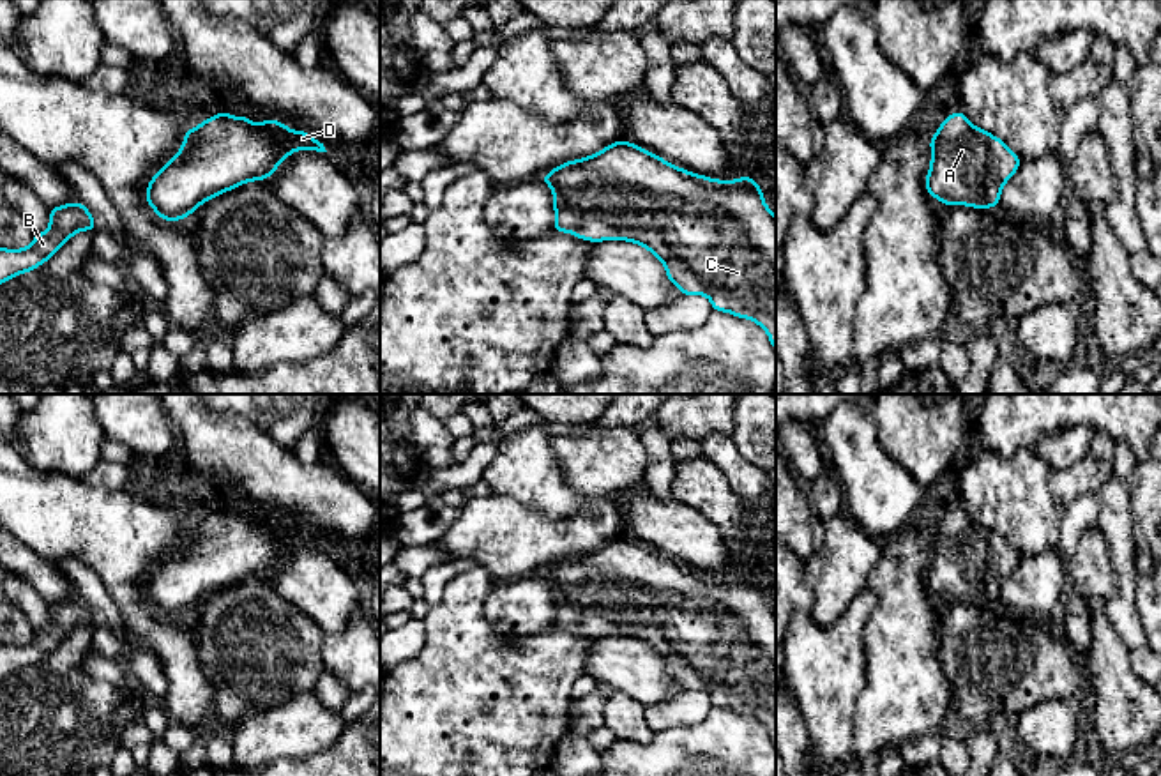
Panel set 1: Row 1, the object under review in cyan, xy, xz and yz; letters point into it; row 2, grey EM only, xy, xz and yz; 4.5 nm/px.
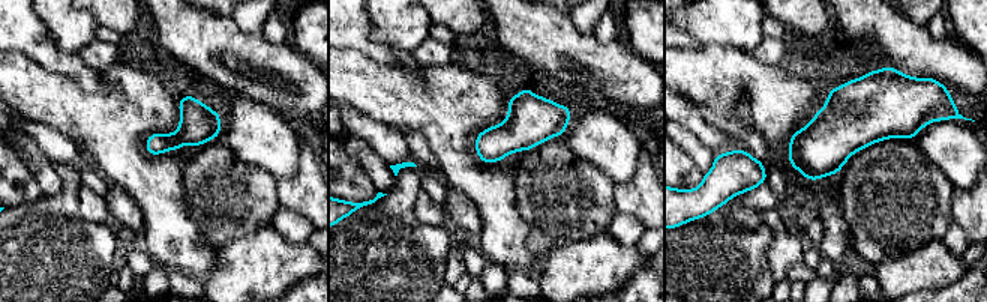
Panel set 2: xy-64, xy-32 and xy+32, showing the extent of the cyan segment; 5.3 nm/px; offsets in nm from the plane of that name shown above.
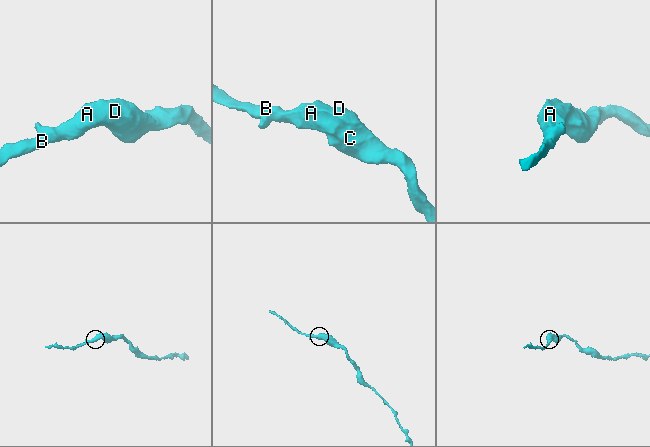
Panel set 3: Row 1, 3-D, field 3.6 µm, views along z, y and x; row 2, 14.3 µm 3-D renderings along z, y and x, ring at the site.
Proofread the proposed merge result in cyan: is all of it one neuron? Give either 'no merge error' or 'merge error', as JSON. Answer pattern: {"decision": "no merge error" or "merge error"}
{"decision": "no merge error"}

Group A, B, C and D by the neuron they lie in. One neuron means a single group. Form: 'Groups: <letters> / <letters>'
Groups: A B C D

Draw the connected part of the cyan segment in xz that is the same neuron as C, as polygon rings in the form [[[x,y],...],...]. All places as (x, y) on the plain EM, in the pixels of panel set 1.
[[[620,536],[597,550],[560,560],[539,576],[553,585],[553,626],[590,638],[629,636],[647,643],[664,659],[670,679],[684,691],[707,691],[714,707],[756,718],[767,727],[776,746],[776,612],[765,601],[762,582],[751,571],[721,578],[689,569]]]

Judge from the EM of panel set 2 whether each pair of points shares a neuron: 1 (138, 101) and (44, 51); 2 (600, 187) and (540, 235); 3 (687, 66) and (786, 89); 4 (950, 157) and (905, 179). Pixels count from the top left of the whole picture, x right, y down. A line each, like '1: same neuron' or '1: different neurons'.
1: different neurons
2: same neuron
3: same neuron
4: different neurons

